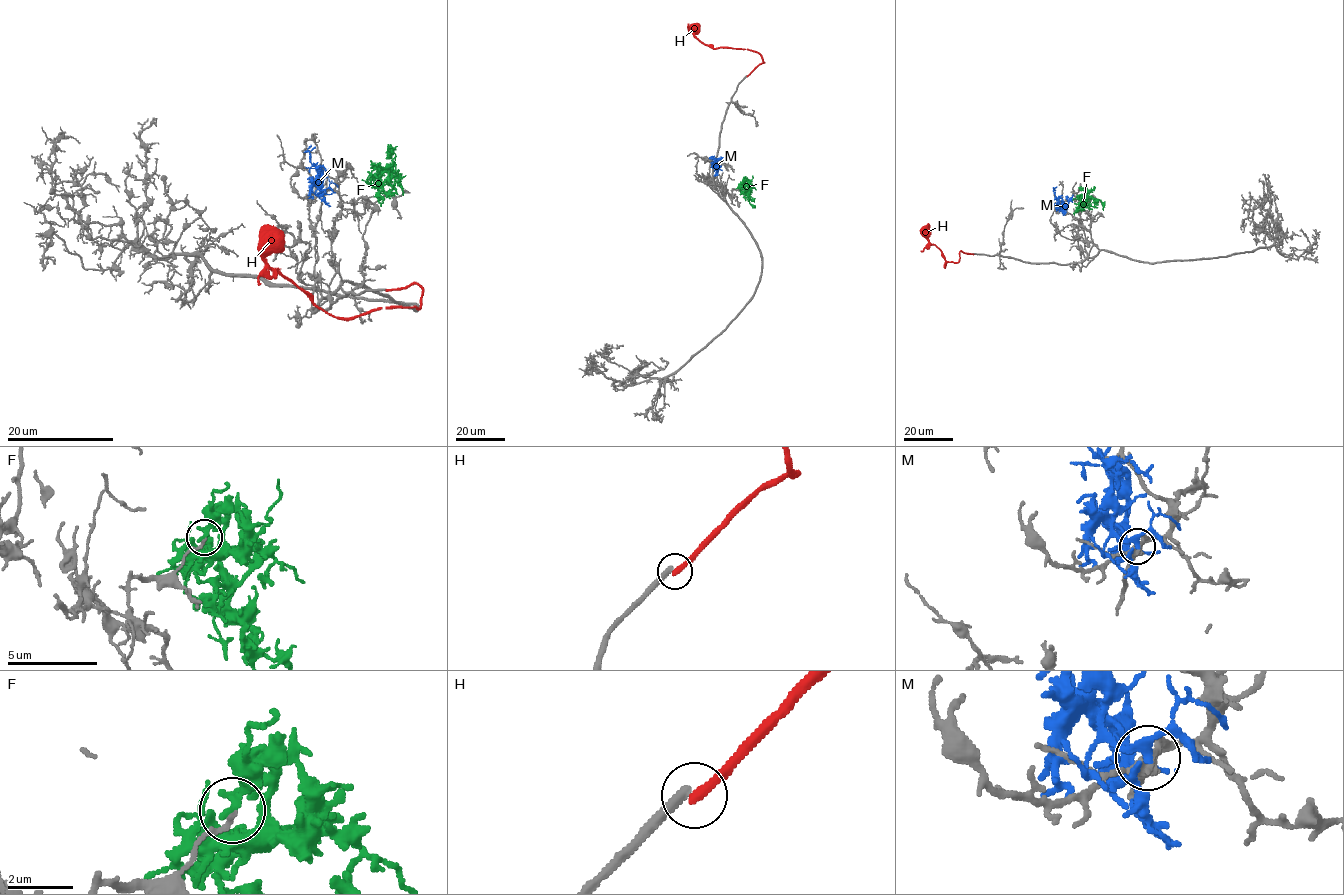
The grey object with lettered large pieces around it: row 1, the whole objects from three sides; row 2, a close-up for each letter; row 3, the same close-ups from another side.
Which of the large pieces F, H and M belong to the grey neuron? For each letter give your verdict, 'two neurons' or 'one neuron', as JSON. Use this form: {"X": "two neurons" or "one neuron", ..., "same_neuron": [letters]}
{"F": "two neurons", "H": "one neuron", "M": "two neurons", "same_neuron": ["H"]}

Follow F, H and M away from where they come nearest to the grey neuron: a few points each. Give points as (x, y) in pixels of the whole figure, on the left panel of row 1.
F: (376, 196), (380, 188), (376, 174), (383, 171), (391, 172), (403, 195)
H: (387, 289), (417, 284), (421, 303), (419, 308), (385, 307), (333, 317), (267, 263), (279, 245), (279, 229)
M: (325, 192), (317, 186), (317, 171), (308, 150), (311, 144)

